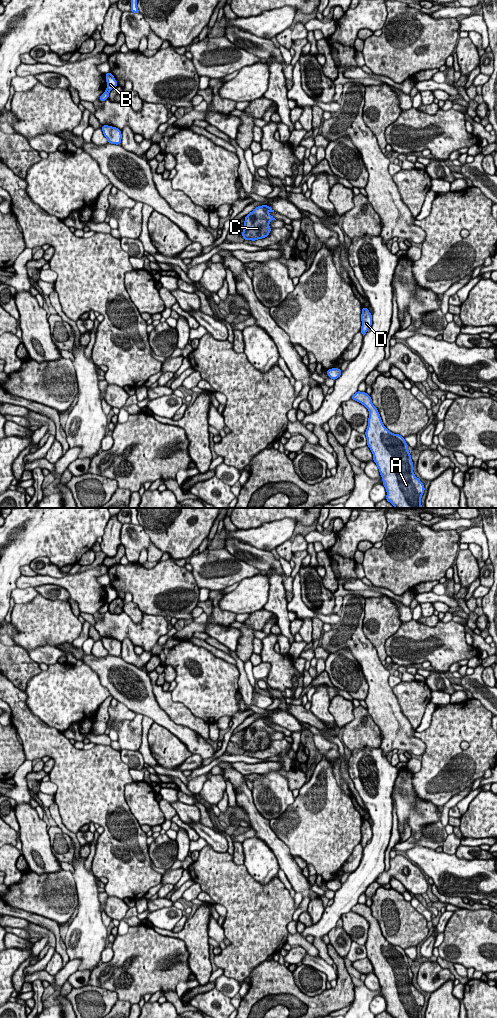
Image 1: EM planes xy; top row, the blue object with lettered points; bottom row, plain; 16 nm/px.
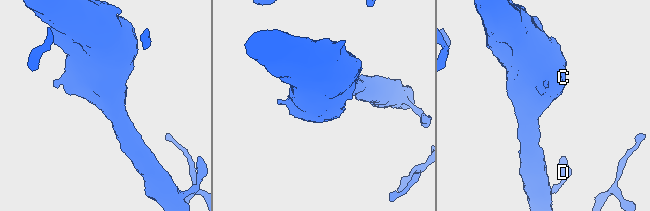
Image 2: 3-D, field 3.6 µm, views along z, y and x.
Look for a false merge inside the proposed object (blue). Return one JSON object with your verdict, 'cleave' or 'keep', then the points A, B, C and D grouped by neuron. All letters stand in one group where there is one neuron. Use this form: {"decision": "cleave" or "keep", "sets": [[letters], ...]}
{"decision": "cleave", "sets": [["A", "C", "D"], ["B"]]}

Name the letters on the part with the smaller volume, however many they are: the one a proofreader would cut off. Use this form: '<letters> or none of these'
B

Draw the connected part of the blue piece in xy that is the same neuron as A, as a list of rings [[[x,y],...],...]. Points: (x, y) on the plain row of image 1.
[[[357,903],[351,911],[369,923],[365,944],[367,958],[373,966],[386,1001],[386,1012],[393,1018],[422,1018],[424,996],[413,985],[413,974],[404,949],[391,945],[383,936],[371,908]]]

